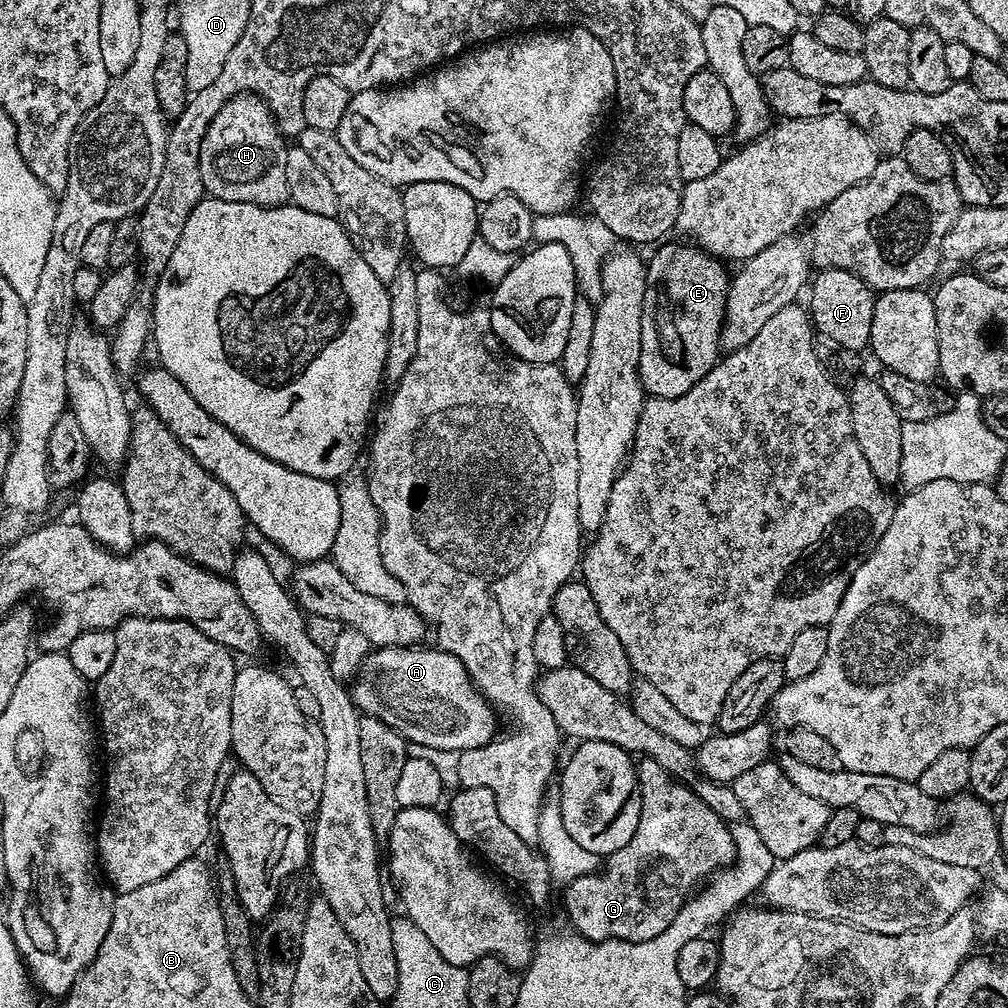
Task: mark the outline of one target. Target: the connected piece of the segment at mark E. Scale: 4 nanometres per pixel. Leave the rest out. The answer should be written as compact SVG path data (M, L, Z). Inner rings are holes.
M688 242L668 243L661 243L646 264L648 289L638 354L640 384L649 397L657 400L686 394L718 362L718 337L730 283L730 272L717 257Z

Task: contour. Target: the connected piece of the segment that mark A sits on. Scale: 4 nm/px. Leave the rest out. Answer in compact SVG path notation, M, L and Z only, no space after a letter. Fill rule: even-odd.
M377 647L363 662L362 676L374 678L379 687L384 684L384 692L392 692L392 700L396 696L404 696L404 700L432 700L436 692L452 704L452 708L460 708L468 720L472 720L472 744L475 748L489 744L497 735L496 716L492 708L479 696L477 685L474 683L464 664L452 653L441 650L439 647Z

